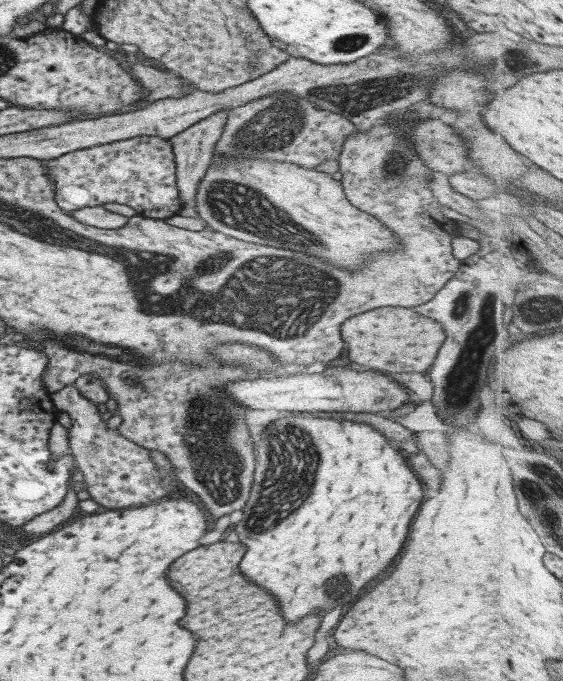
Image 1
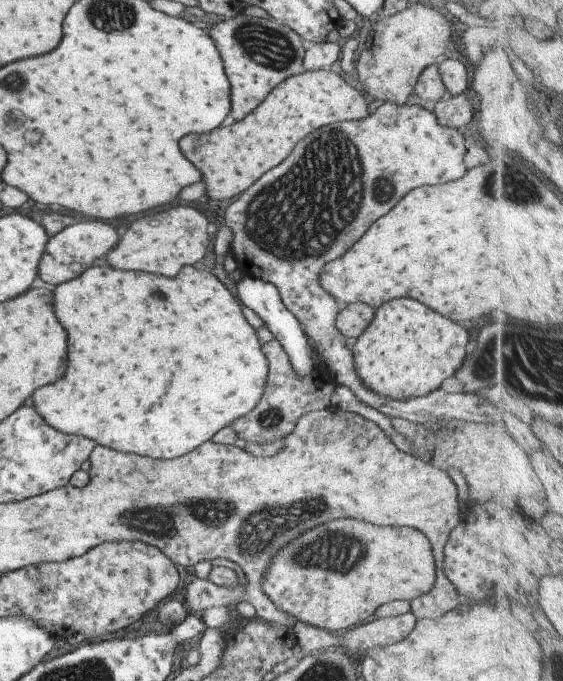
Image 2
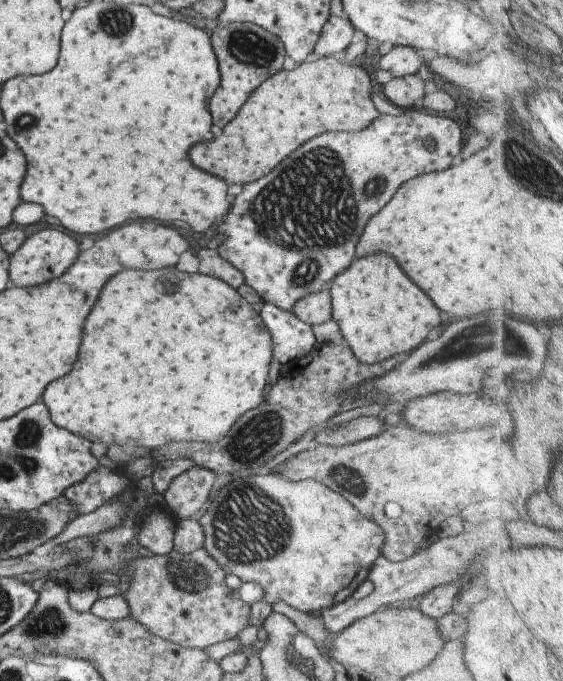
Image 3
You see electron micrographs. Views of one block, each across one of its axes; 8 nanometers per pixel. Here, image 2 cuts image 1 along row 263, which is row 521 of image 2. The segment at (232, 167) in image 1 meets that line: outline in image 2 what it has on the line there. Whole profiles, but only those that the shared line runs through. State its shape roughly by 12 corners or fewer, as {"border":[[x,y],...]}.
{"border":[[333,520],[277,550],[263,594],[348,630],[435,582],[427,537]]}

